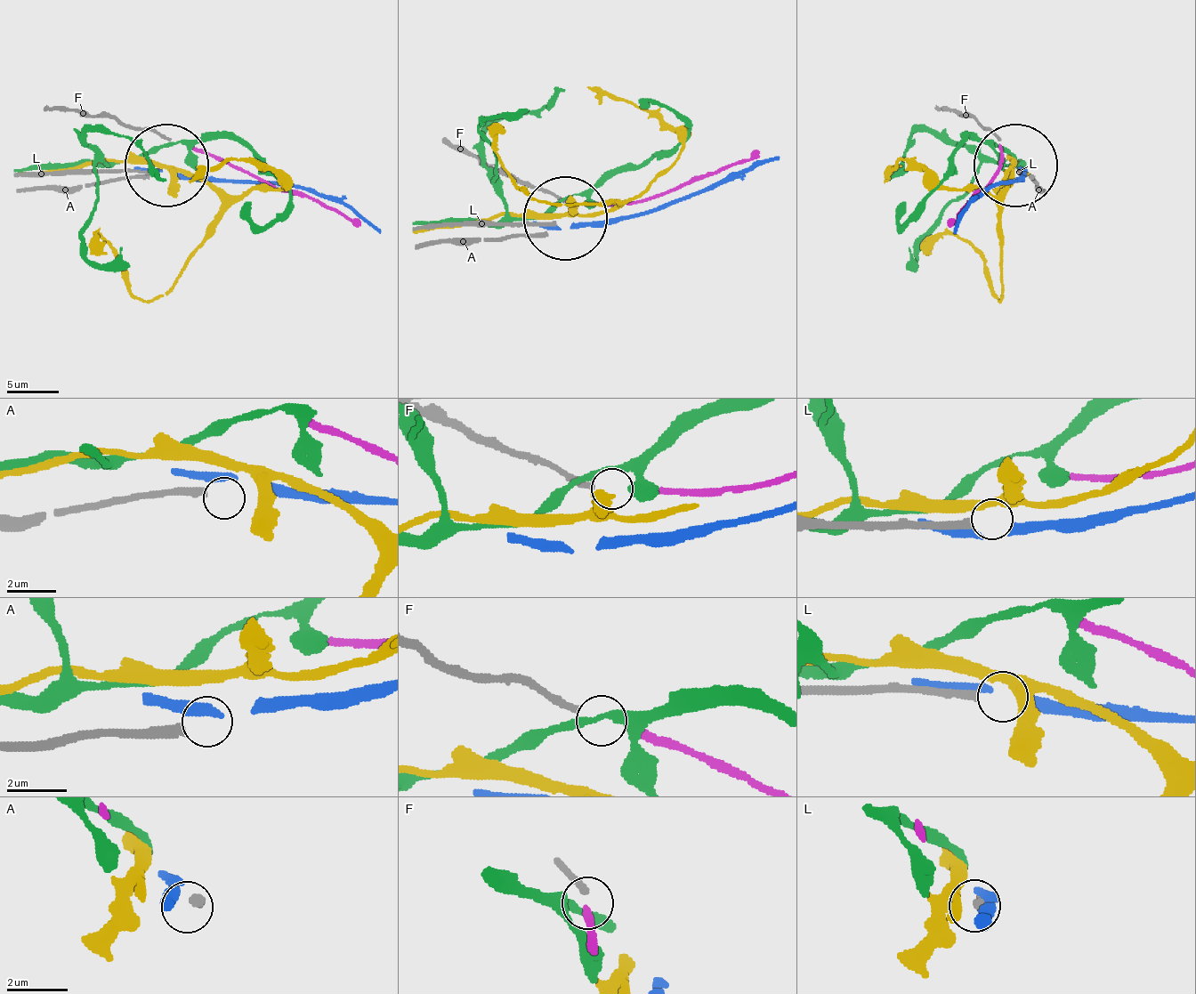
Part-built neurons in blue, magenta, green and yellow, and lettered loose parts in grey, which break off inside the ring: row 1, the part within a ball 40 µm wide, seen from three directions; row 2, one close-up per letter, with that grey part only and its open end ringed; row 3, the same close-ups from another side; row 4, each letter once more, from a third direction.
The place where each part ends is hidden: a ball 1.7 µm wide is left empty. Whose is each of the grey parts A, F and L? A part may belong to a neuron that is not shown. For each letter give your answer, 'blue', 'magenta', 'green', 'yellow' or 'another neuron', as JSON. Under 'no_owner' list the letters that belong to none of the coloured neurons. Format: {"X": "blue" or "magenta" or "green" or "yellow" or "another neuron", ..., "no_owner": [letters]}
{"A": "another neuron", "F": "magenta", "L": "another neuron", "no_owner": ["A", "L"]}

